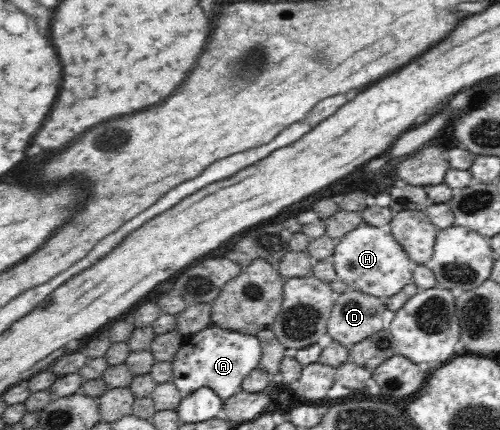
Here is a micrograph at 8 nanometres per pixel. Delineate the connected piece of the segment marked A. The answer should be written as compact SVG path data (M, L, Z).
M208 325L206 330L186 336L185 343L172 360L172 383L182 397L202 386L208 386L219 398L226 399L242 390L243 379L260 364L261 357L262 343L255 335Z

